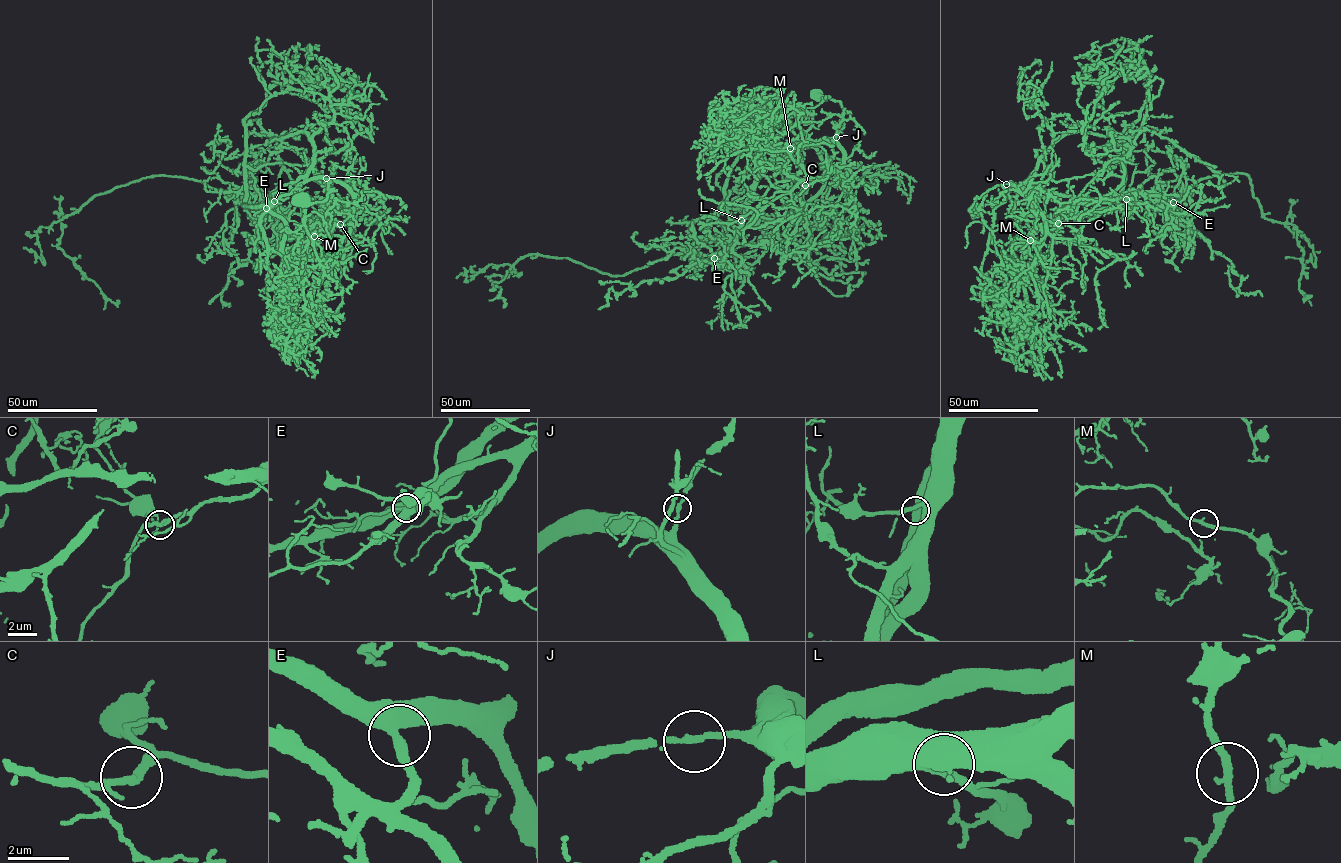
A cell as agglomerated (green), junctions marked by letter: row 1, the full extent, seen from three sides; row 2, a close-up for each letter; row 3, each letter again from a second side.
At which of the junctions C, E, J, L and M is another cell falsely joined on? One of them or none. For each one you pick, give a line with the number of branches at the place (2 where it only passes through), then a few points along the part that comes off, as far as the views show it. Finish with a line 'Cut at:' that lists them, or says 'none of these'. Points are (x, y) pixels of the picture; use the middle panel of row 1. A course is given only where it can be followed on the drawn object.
M: 2 | (790, 147), (757, 151), (761, 129), (779, 126), (734, 163), (727, 205), (796, 253), (865, 222), (886, 235)
Cut at: M

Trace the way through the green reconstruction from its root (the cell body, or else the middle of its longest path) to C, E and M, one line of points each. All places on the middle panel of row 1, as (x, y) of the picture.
C: (816, 96), (838, 101), (846, 111), (836, 140), (843, 158), (838, 169), (805, 185)
E: (816, 96), (838, 101), (846, 111), (837, 138), (794, 149), (775, 161), (759, 180), (735, 238), (714, 258)
M: (816, 96), (838, 101), (846, 111), (836, 140), (841, 165), (820, 179), (810, 177), (799, 152), (790, 147)

